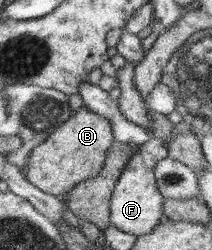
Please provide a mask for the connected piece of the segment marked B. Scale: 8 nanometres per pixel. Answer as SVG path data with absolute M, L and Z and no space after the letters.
M82 107L32 151L23 175L43 192L62 198L62 194L68 193L77 183L101 172L106 153L114 142L112 123Z

